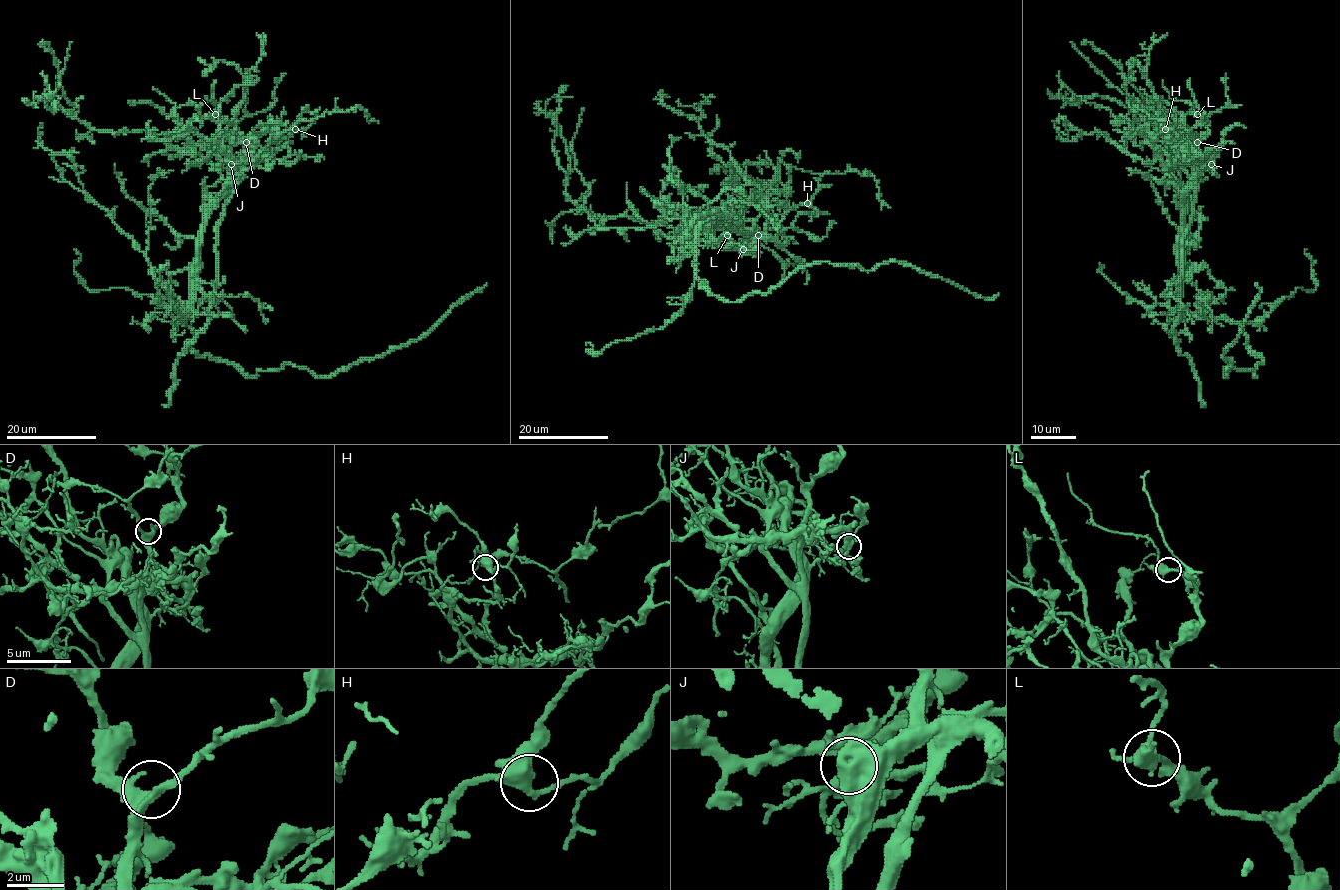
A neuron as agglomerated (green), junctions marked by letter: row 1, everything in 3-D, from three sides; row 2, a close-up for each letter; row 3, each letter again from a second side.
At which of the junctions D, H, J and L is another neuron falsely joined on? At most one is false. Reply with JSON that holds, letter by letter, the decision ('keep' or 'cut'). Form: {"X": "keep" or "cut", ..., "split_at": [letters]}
{"D": "keep", "H": "keep", "J": "cut", "L": "keep", "split_at": ["J"]}

